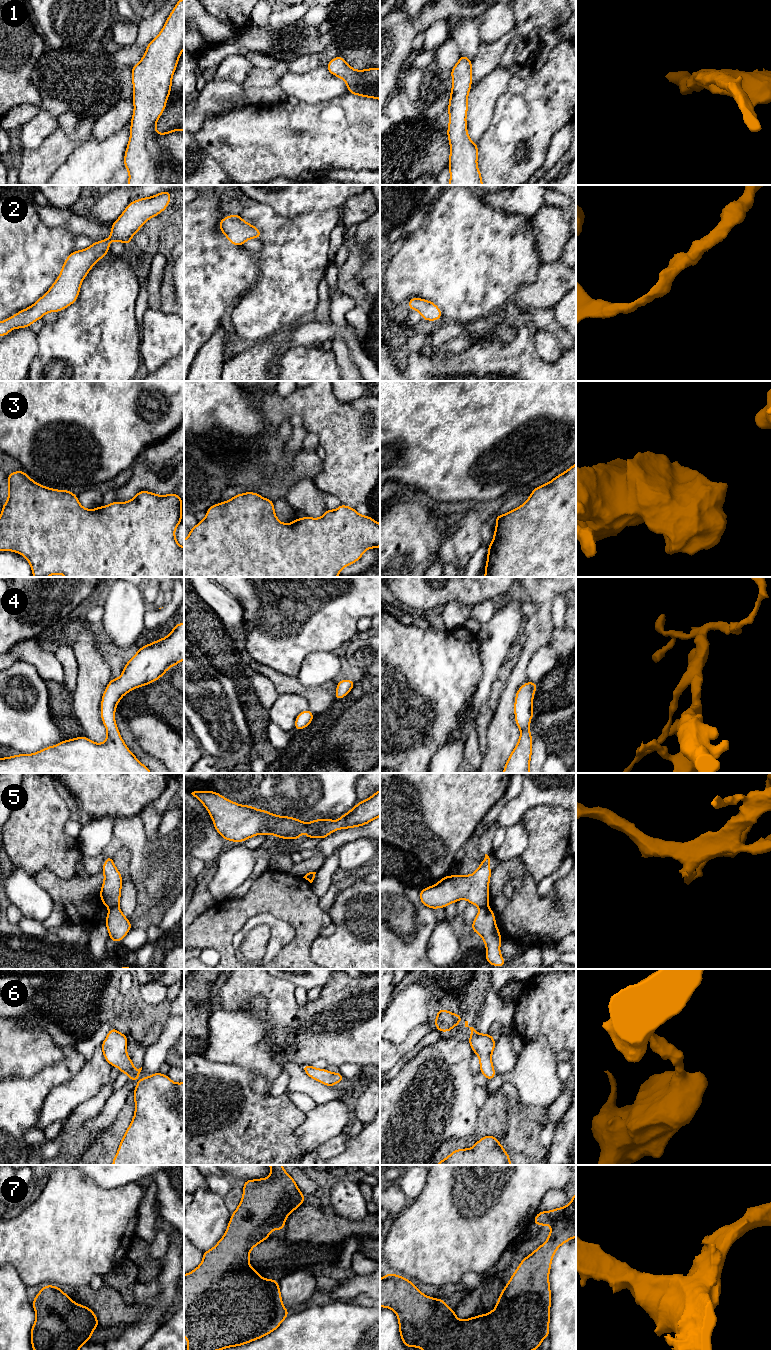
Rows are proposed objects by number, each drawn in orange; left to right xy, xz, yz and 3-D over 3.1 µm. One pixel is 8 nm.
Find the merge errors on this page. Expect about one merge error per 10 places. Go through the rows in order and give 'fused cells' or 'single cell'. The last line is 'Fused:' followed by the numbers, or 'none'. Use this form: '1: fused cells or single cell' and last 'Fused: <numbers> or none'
1: single cell
2: single cell
3: single cell
4: single cell
5: fused cells
6: single cell
7: single cell
Fused: 5

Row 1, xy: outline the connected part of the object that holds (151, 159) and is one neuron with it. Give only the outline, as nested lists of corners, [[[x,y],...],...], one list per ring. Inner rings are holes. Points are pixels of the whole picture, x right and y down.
[[[179,0],[168,16],[161,32],[146,46],[145,55],[132,69],[134,112],[131,119],[130,139],[124,155],[124,167],[129,172],[127,185],[184,185],[184,129],[158,134],[156,123],[165,110],[171,93],[172,77],[184,50],[184,0]]]

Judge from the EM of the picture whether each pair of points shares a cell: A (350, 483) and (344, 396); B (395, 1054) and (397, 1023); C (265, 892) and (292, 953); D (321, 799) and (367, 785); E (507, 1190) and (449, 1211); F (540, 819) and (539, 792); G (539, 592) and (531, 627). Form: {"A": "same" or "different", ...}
{"A": "different", "B": "different", "C": "same", "D": "different", "E": "same", "F": "different", "G": "same"}

